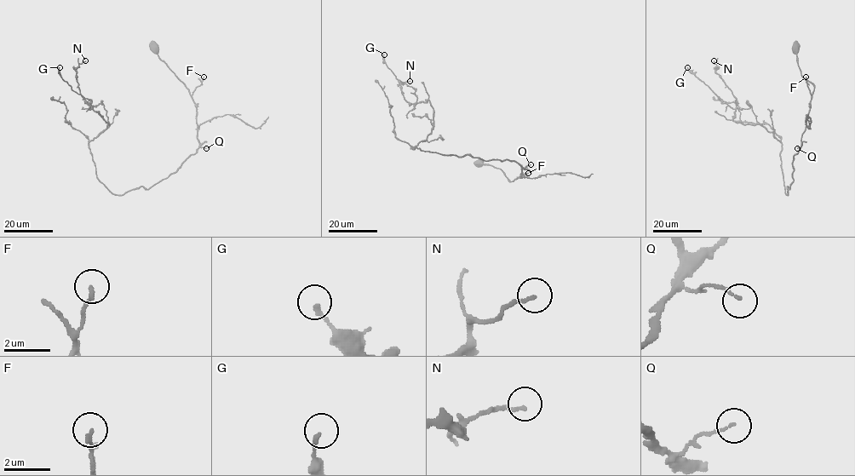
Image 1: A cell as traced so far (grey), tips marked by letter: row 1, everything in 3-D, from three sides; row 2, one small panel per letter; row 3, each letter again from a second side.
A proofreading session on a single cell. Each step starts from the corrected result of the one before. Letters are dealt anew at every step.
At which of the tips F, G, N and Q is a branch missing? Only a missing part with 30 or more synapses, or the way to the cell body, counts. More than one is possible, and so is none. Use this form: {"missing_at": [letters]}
{"missing_at": []}

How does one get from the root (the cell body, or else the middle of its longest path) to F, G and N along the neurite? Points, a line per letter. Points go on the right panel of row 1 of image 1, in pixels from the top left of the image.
F: (798, 48), (796, 62), (801, 75), (814, 86), (811, 95), (806, 77)
G: (798, 48), (801, 75), (814, 90), (788, 195), (781, 143), (760, 124), (736, 122), (736, 110), (687, 67)
N: (798, 48), (801, 75), (814, 90), (788, 195), (781, 143), (760, 124), (733, 119), (736, 98), (714, 60)

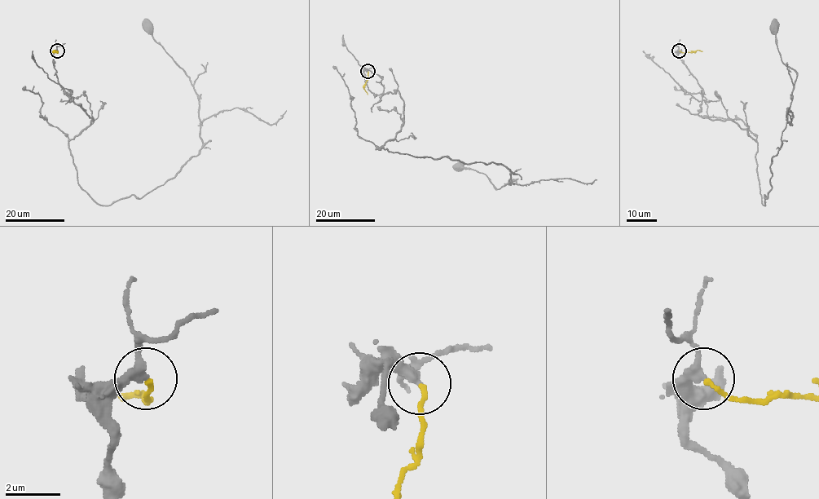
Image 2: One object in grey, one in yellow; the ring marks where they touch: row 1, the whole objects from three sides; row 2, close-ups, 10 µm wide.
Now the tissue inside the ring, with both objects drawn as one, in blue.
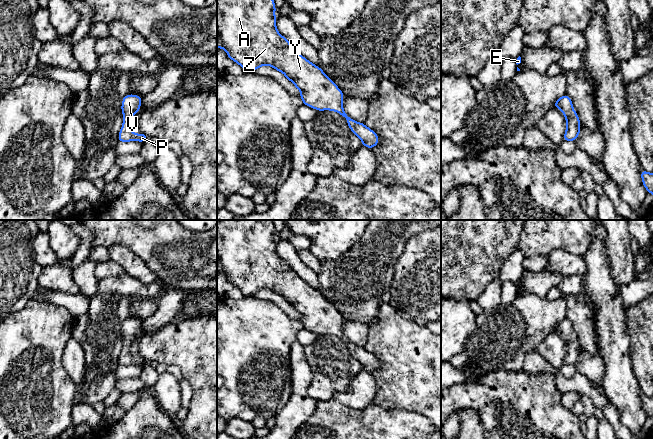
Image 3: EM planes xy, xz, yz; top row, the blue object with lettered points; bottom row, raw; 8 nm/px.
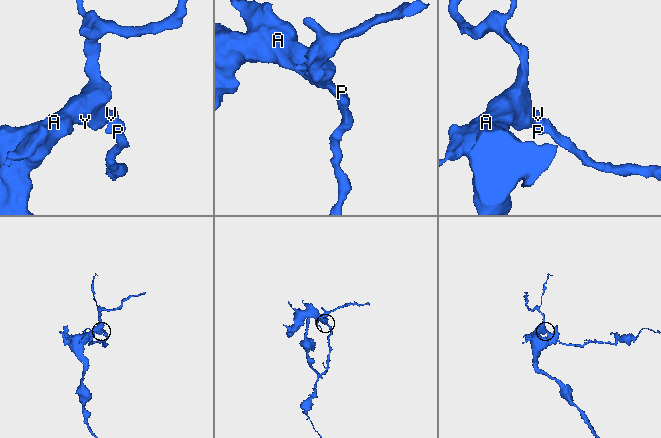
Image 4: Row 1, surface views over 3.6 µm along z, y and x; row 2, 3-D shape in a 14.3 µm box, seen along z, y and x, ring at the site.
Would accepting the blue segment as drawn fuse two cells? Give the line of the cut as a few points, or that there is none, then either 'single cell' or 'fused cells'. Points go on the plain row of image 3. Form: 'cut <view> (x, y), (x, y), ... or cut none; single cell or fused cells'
cut none; single cell

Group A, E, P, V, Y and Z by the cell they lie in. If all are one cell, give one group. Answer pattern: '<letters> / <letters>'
A E P V Y Z

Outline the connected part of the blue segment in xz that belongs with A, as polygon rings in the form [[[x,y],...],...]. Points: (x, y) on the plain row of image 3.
[[[217,220],[217,272],[227,276],[228,282],[239,288],[244,295],[252,297],[254,294],[268,289],[291,305],[300,314],[300,322],[303,328],[316,333],[317,335],[330,334],[339,337],[347,344],[350,354],[360,362],[362,369],[372,373],[379,368],[378,359],[364,347],[356,346],[350,342],[343,333],[344,318],[338,310],[323,296],[322,292],[316,290],[303,281],[291,268],[282,260],[276,251],[276,230],[272,220]]]

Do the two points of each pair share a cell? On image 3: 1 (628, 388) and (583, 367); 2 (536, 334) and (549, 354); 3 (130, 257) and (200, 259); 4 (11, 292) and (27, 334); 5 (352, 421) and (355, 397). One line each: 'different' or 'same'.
1: different
2: different
3: different
4: different
5: different

